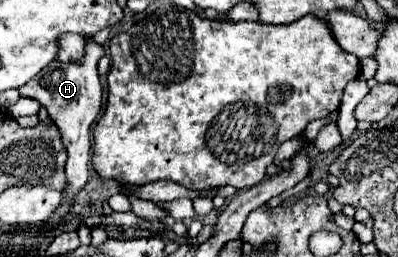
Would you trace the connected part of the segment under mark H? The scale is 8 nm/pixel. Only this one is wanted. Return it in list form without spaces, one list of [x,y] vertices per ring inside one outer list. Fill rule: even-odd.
[[[86,36],[86,54],[80,58],[80,62],[64,64],[60,60],[54,60],[44,68],[44,72],[36,74],[30,82],[26,82],[22,88],[18,88],[20,96],[38,100],[40,106],[50,114],[54,124],[58,126],[62,134],[62,142],[68,152],[68,162],[66,162],[66,178],[68,178],[68,188],[66,188],[66,198],[60,204],[60,208],[54,212],[50,218],[52,224],[58,224],[64,220],[64,214],[70,208],[72,196],[88,182],[88,158],[90,158],[90,128],[100,112],[102,106],[102,82],[98,76],[98,60],[104,56],[104,46],[96,44],[92,36]]]

